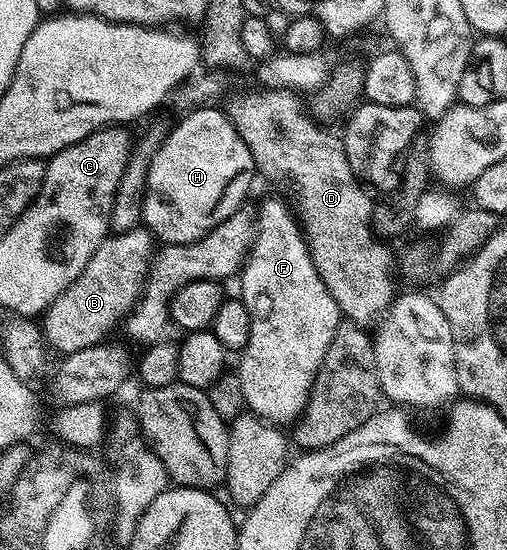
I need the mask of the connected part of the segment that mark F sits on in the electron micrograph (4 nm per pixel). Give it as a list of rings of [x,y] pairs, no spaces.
[[[278,197],[275,198],[269,199],[260,208],[259,214],[257,210],[257,229],[253,234],[253,245],[241,271],[241,300],[245,308],[249,308],[251,331],[247,347],[241,351],[240,358],[243,359],[239,362],[237,373],[241,380],[243,400],[250,413],[257,414],[272,424],[291,424],[307,406],[311,385],[325,360],[325,352],[337,332],[341,315],[339,305],[325,288],[321,276],[317,276],[317,268],[313,268],[311,254],[307,251],[307,241],[303,239],[303,232],[299,229],[295,215],[289,212],[288,207]]]

